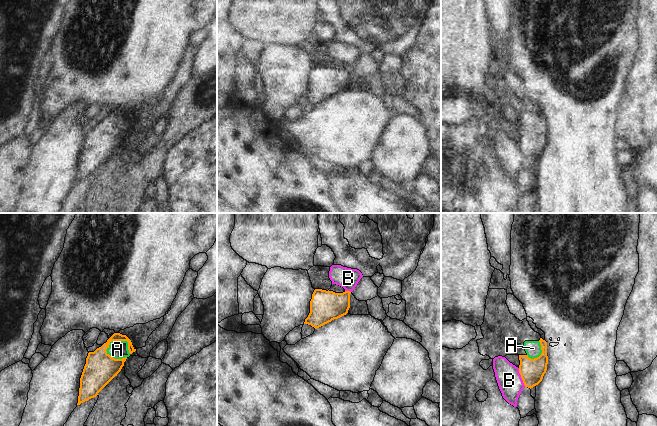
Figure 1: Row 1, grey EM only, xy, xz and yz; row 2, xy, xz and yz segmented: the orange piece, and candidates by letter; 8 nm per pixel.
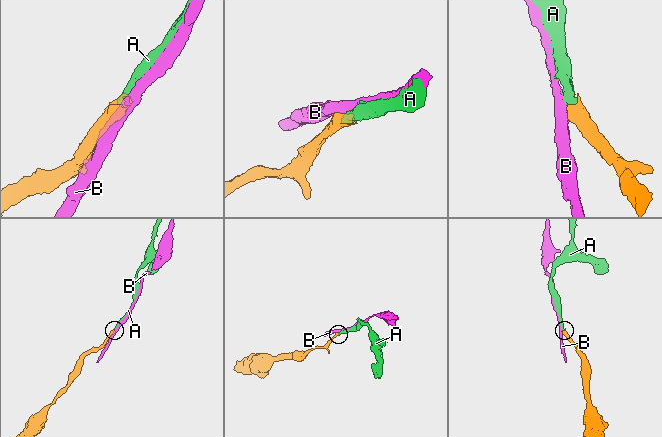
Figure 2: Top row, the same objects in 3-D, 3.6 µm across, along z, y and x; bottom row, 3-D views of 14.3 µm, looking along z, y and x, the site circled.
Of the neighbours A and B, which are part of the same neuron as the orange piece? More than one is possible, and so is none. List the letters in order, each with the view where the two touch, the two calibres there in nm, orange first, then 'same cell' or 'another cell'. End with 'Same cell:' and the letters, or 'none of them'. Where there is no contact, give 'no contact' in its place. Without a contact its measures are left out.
A: meets orange in xy; 200 nm thick on the orange side, 140 nm on the other; same cell
B: meets orange in yz; 190 nm thick on the orange side, 200 nm on the other; another cell
Same cell: A

